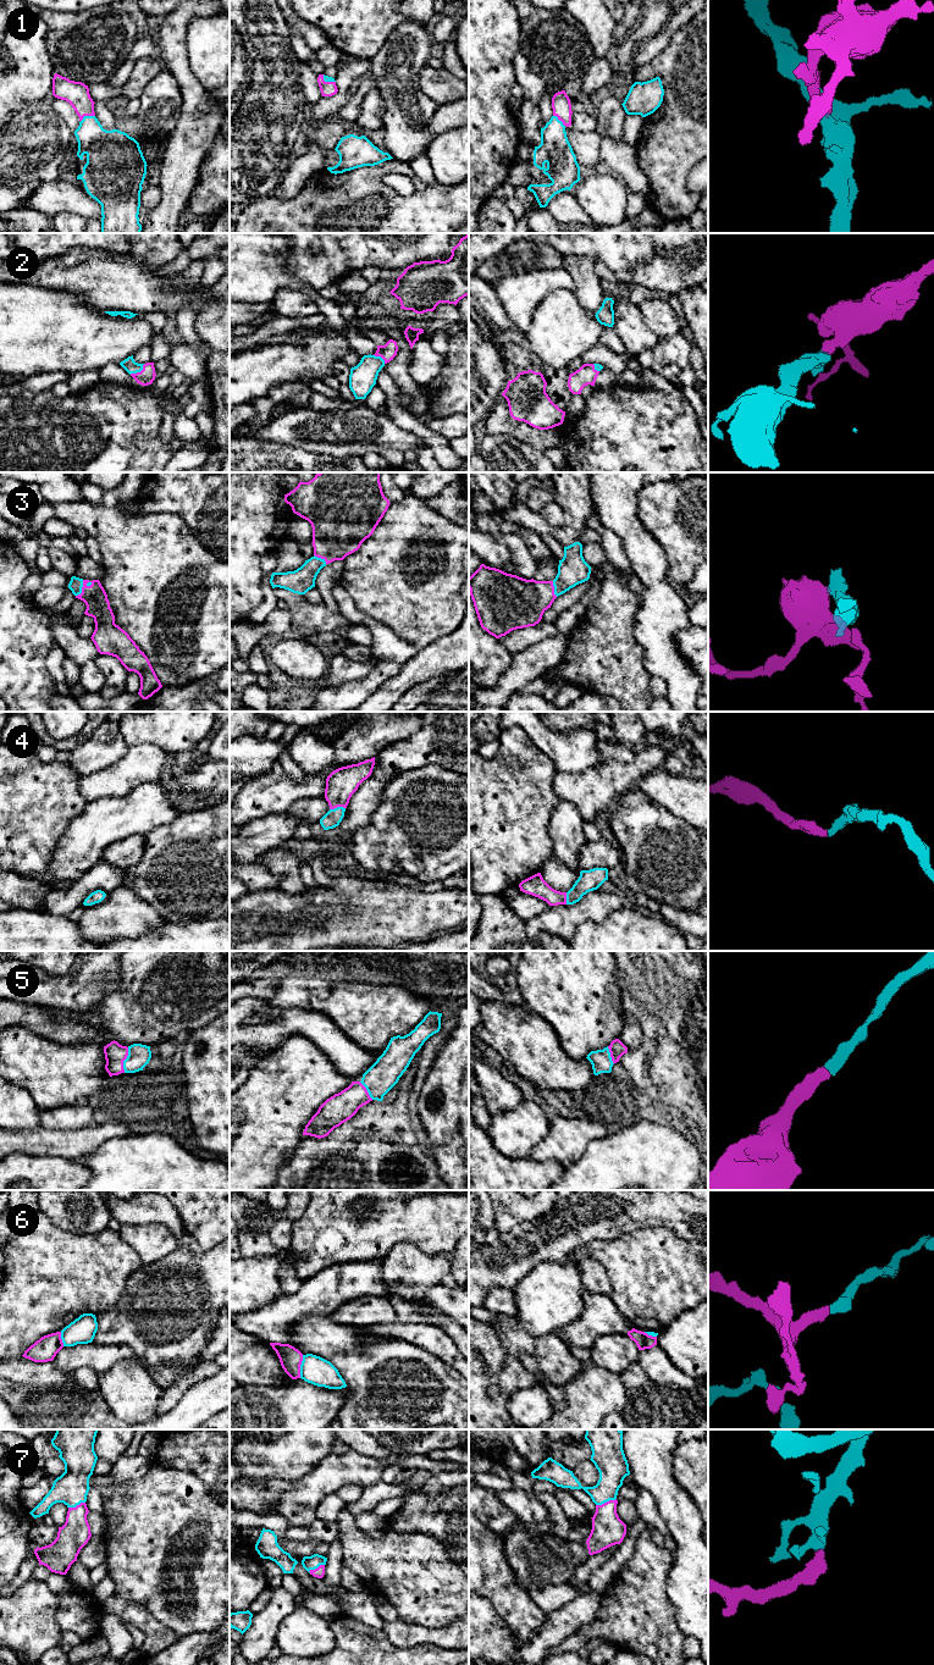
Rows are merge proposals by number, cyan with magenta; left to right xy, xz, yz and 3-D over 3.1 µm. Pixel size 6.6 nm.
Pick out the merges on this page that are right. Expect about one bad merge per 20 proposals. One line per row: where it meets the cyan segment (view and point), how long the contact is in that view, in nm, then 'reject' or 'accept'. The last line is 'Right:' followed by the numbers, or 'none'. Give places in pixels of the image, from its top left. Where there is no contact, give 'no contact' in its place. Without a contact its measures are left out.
1: xy (87, 116) | 100 nm | accept
2: xy (138, 371) | 120 nm | accept
3: xy (81, 588) | 120 nm | accept
4: xz (337, 807) | 110 nm | accept
5: xy (125, 1060) | 170 nm | accept
6: xz (300, 1366) | 150 nm | reject
7: yz (606, 1502) | 140 nm | accept
Right: 1, 2, 3, 4, 5, 7

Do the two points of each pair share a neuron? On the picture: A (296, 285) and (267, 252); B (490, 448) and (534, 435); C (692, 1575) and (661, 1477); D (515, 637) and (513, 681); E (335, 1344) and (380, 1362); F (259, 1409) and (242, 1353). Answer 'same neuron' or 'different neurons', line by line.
A: same neuron
B: different neurons
C: same neuron
D: different neurons
E: same neuron
F: different neurons

